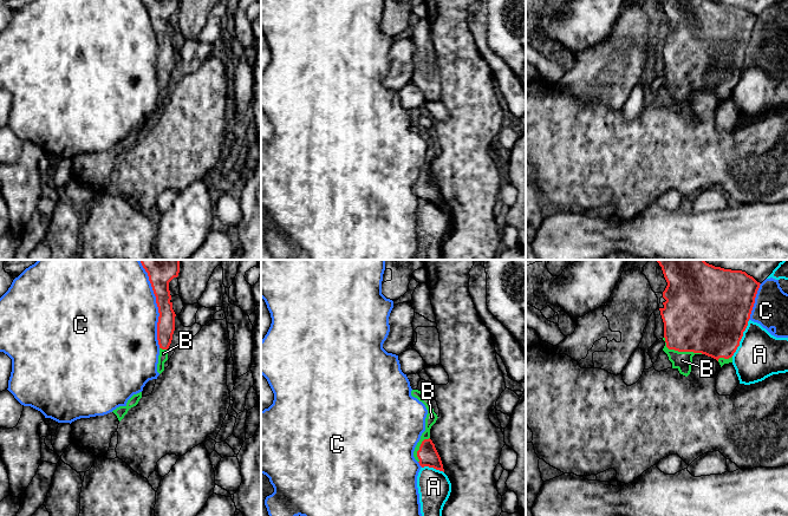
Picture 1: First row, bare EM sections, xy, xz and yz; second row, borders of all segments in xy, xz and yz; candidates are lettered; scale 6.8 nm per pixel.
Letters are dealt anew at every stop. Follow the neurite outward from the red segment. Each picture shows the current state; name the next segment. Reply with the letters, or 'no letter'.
B

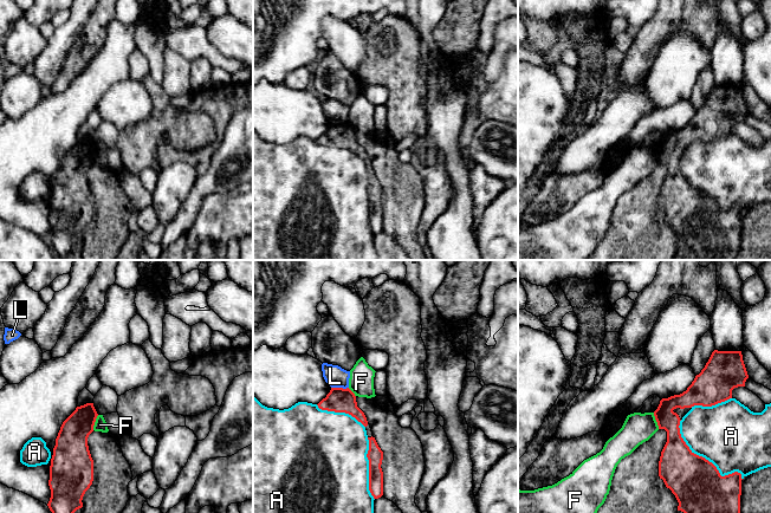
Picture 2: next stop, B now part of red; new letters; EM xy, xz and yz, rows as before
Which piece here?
no letter

